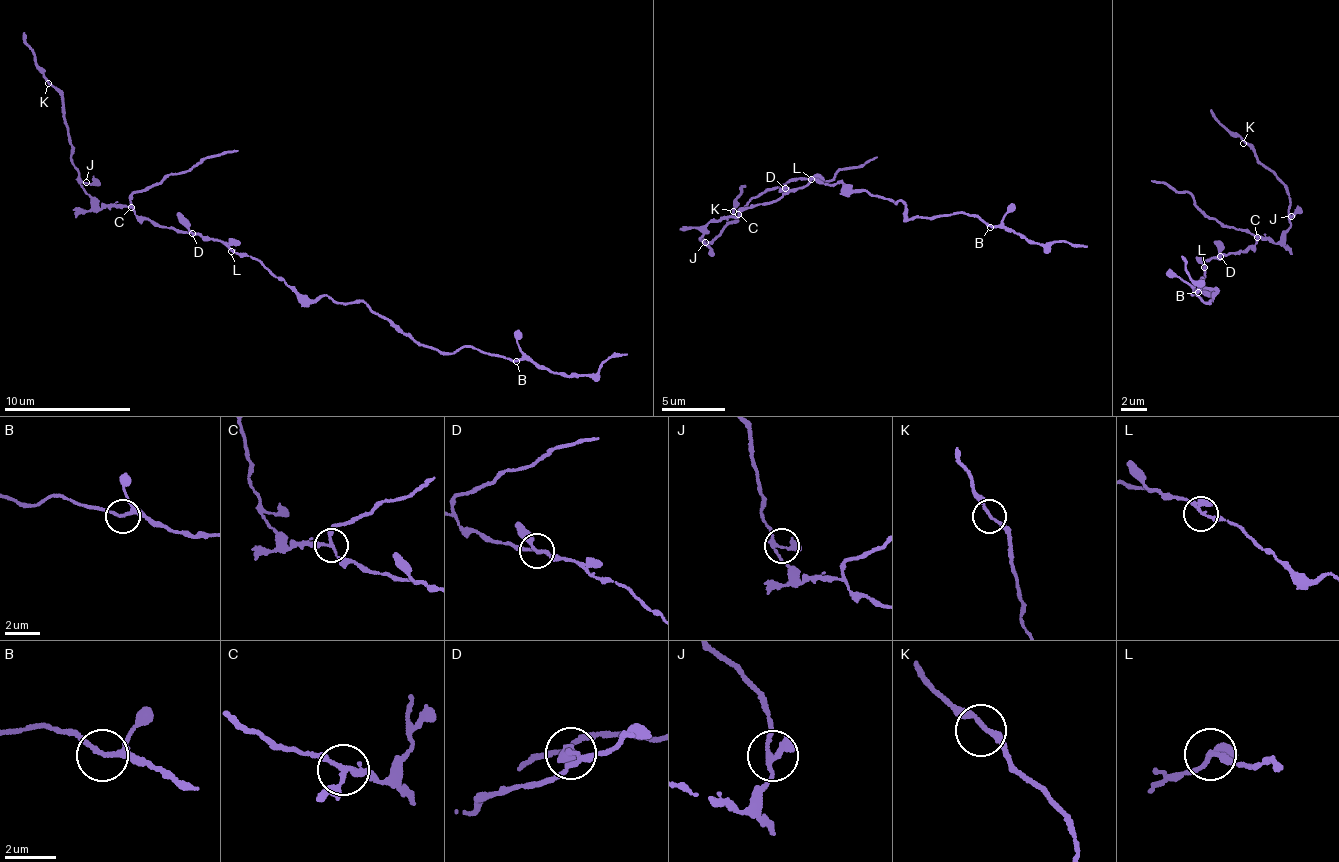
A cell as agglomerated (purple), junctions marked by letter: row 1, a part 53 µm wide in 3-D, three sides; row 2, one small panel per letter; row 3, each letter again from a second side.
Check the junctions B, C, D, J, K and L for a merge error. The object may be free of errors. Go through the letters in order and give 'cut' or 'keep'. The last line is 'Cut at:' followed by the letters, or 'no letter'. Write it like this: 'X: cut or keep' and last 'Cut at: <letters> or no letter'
B: keep
C: cut
D: keep
J: keep
K: keep
L: keep
Cut at: C

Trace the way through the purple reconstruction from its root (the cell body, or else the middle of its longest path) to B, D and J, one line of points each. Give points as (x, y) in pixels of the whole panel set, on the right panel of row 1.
B: (1205, 272), (1200, 289), (1203, 278), (1204, 289), (1216, 291), (1202, 303), (1189, 294), (1198, 292)
D: (1205, 272), (1204, 263), (1212, 257), (1218, 261), (1221, 255)
J: (1205, 272), (1204, 263), (1212, 257), (1245, 254), (1260, 236), (1277, 241), (1291, 225), (1291, 216)

